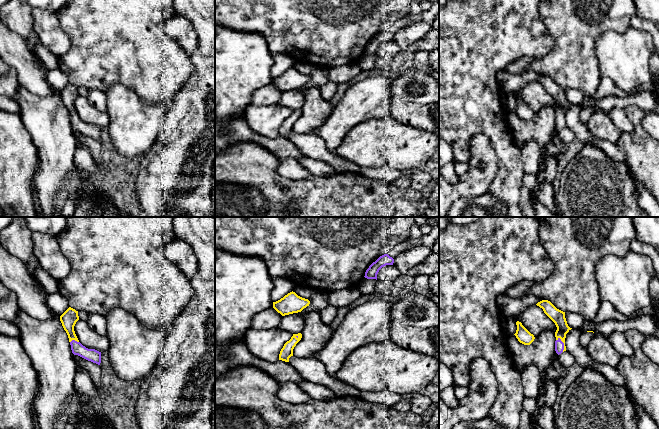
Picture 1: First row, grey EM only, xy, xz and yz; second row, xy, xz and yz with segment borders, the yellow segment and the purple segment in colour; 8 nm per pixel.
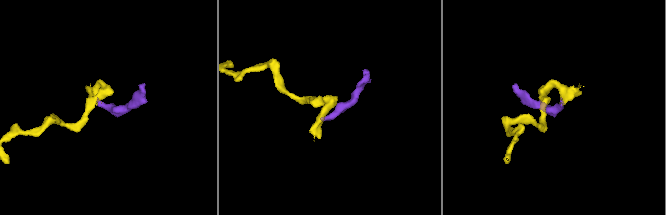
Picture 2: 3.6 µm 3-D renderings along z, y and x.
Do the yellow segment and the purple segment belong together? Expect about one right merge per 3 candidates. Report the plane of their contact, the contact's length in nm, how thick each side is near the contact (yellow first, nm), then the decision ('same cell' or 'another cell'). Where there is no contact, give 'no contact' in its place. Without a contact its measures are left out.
contact in yz; length 130 nm; calibres 110 and 80 nm; same cell

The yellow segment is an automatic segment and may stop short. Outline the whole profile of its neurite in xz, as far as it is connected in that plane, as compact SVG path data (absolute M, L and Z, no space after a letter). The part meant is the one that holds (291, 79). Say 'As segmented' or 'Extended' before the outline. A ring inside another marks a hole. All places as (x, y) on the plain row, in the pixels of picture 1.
As segmented. M290 68L280 76L273 78L273 84L282 92L301 88L309 82L308 75L298 72L295 68Z

